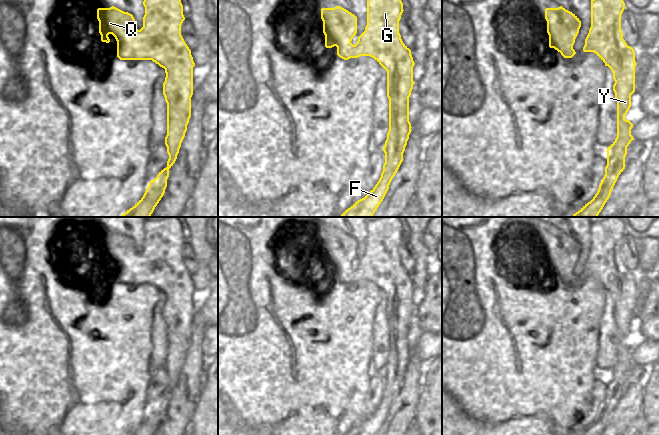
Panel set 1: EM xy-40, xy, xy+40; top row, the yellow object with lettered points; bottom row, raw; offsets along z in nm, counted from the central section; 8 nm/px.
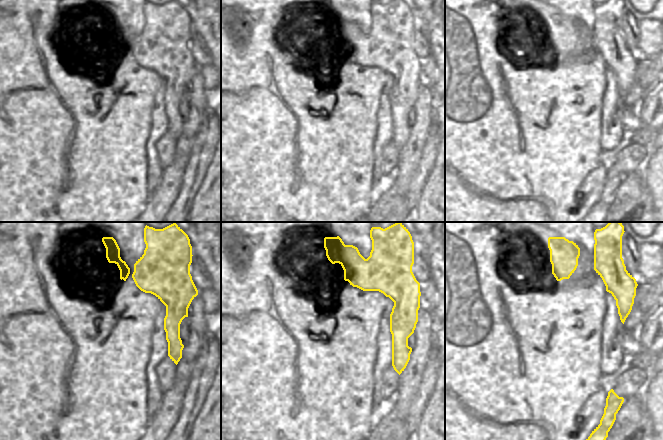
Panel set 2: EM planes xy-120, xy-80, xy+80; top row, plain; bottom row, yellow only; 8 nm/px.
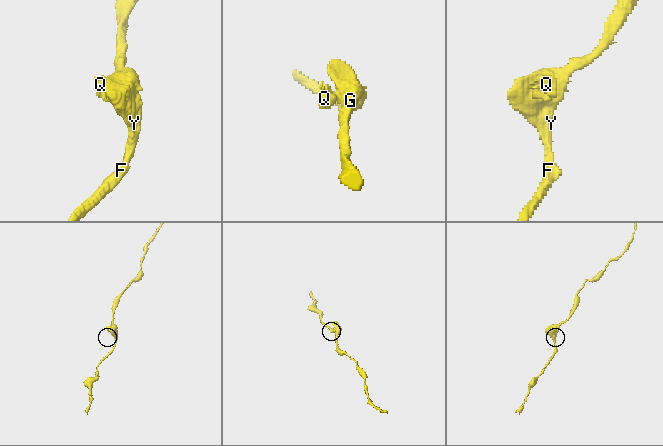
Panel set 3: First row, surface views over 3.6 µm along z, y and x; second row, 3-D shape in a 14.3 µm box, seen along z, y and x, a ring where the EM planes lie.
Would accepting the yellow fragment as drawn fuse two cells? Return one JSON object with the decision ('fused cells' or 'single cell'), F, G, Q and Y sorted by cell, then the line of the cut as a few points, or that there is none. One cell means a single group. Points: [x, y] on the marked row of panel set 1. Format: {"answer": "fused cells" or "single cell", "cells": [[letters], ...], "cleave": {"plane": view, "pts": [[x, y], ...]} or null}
{"answer": "single cell", "cells": [["F", "G", "Q", "Y"]], "cleave": null}

